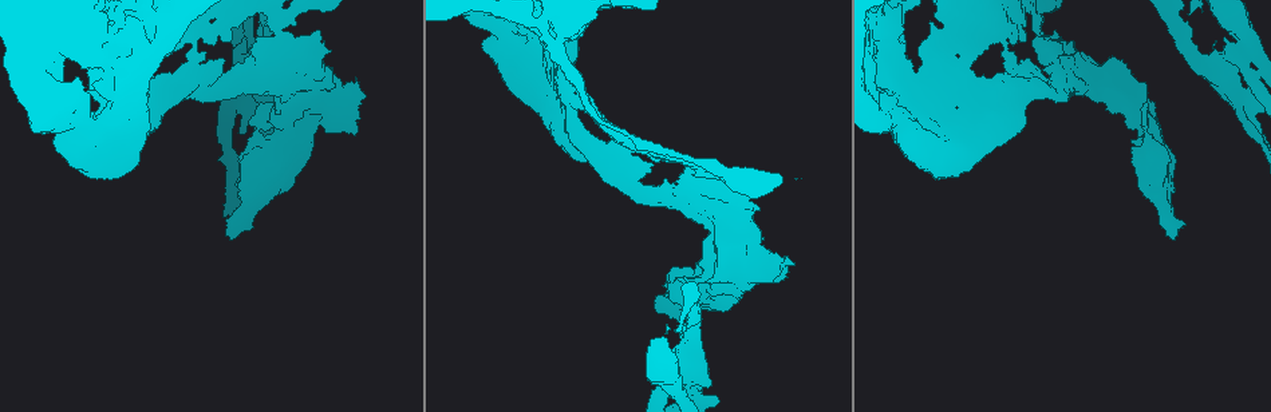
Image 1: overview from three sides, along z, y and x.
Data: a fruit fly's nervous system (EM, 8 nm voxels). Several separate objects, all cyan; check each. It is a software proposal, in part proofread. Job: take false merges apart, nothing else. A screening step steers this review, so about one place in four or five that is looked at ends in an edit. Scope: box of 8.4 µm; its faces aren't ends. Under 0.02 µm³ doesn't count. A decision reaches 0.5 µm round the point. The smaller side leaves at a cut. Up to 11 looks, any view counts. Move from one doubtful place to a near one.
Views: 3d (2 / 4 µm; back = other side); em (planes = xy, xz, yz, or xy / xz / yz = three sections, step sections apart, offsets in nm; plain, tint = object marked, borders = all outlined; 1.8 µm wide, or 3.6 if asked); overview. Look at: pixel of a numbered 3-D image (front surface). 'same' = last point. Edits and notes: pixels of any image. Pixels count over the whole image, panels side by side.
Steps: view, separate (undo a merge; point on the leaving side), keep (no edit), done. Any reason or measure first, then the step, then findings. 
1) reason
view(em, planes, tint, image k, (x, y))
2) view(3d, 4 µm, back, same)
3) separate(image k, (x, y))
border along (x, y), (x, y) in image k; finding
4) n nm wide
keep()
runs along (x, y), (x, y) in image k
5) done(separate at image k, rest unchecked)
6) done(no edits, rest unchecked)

view(em, 3.6 µm, xy, step 16, borders, image 1, (135, 50))

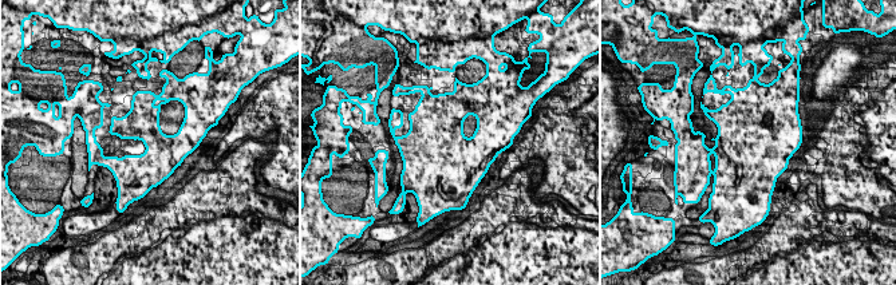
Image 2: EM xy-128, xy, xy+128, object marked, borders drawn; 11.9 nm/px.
keep()
continuous, no second cell

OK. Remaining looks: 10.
sharp bend
view(em, xy, step 4, tint, image 1, (193, 41))

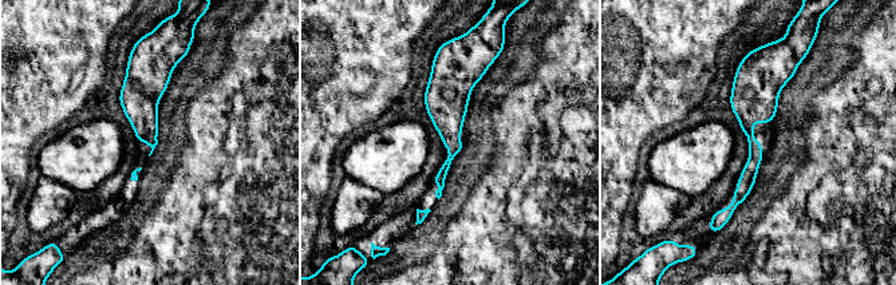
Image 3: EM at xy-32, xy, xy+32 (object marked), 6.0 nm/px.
view(em, planes, tint, same)

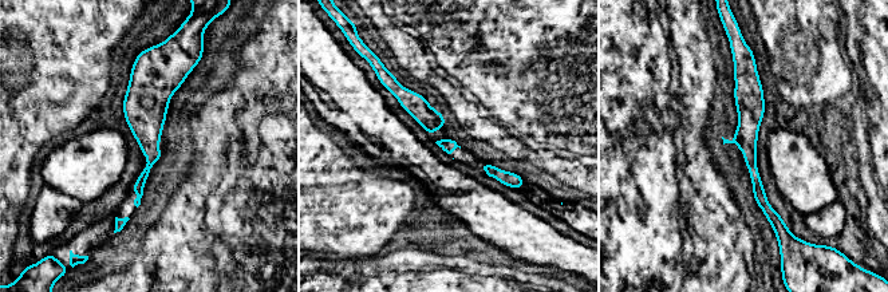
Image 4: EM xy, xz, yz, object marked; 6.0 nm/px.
keep()
runs along (742, 67), (750, 162), (777, 223) in image 4; continuous, no second cell

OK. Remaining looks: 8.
abrupt turn
view(3d, 4 µm, image 1, (700, 286))

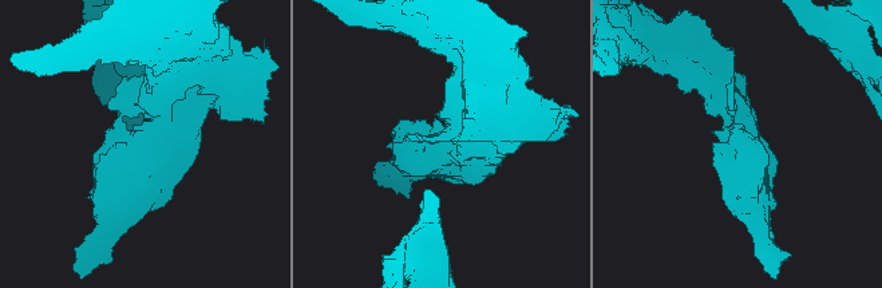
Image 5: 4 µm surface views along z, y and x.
shape alone is not enough
view(em, 3.6 µm, planes, tint, image 5, (143, 148))

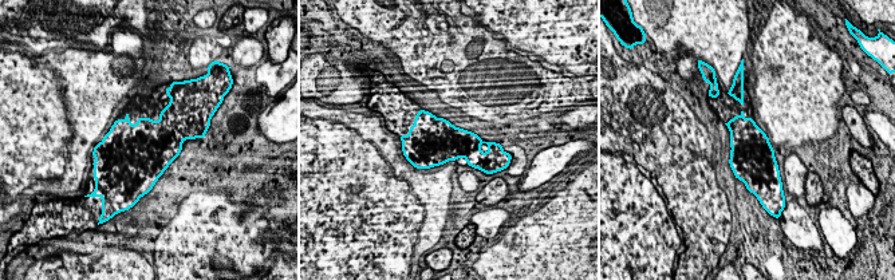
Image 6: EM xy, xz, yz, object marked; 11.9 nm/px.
500 nm wide
keep()
all the same cell

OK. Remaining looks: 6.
thick turns thin
view(3d, 4 µm, image 1, (1039, 28))

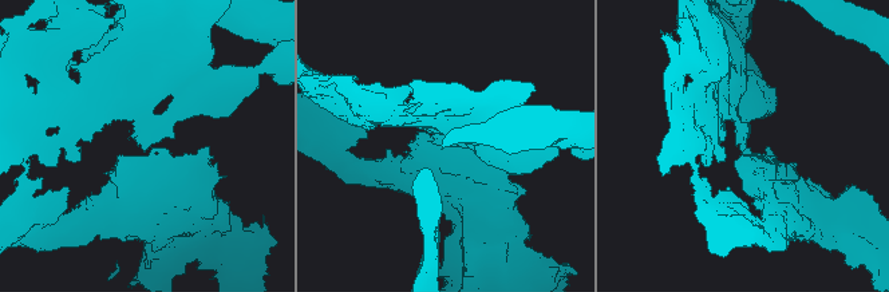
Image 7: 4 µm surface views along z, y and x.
3 arms
view(em, 3.6 µm, xz, step 4, plain, image 7, (149, 139))

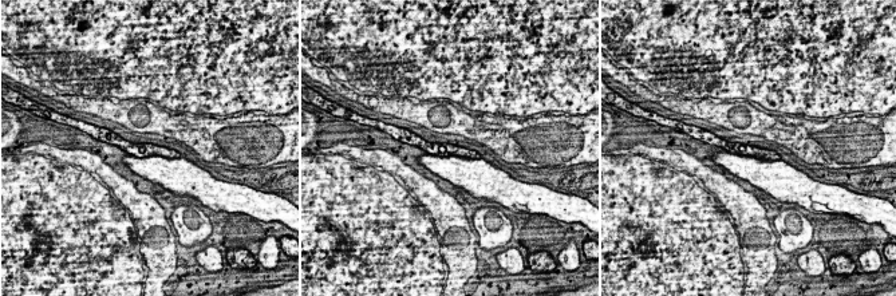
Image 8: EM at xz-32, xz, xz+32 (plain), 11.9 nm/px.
where the object lies
view(em, 3.6 µm, xz, step 4, tint, same)

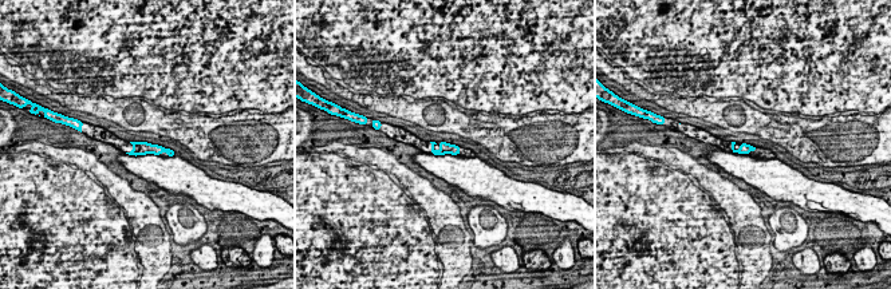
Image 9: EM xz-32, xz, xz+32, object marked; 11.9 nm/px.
130 nm wide
keep()
runs along (135, 145), (169, 153) in image 9; all the same cell

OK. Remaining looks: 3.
narrows sharply
view(em, planes, tint, image 1, (670, 385))

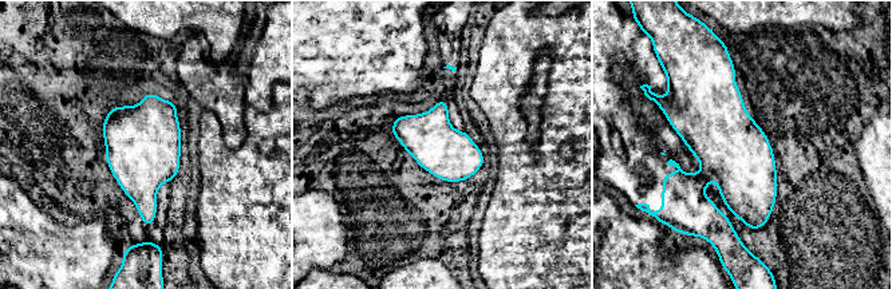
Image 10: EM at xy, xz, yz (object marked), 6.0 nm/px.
separate(image 10, (729, 145))
border along (702, 171), (713, 178) in image 10; a second cell is stuck on

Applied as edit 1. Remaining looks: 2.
done(separate at image 10, rest unchecked)

